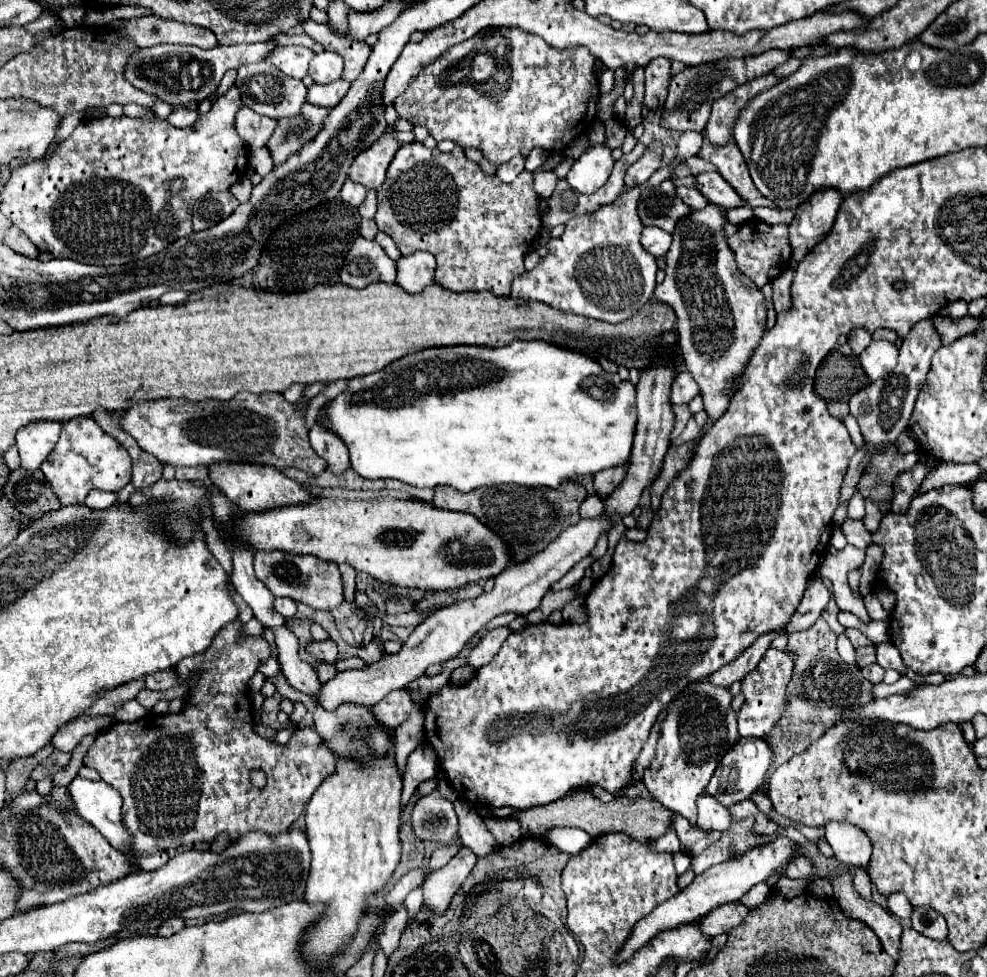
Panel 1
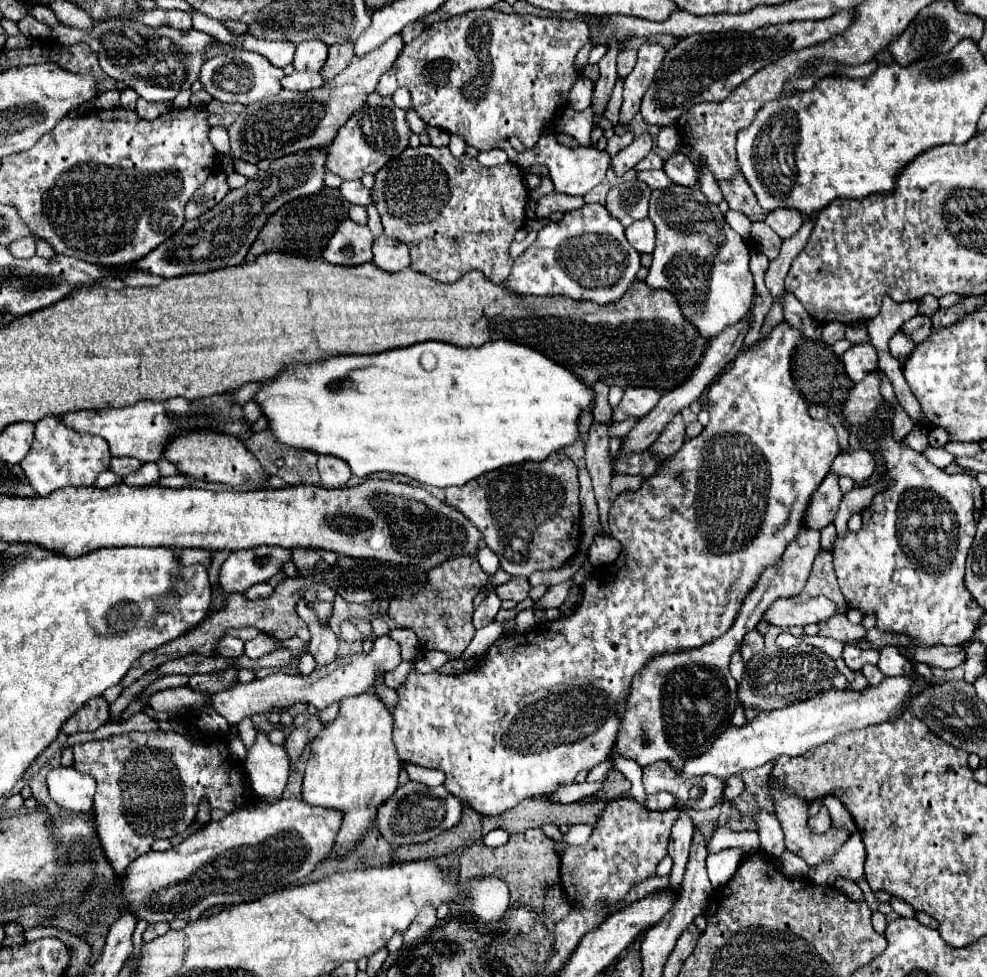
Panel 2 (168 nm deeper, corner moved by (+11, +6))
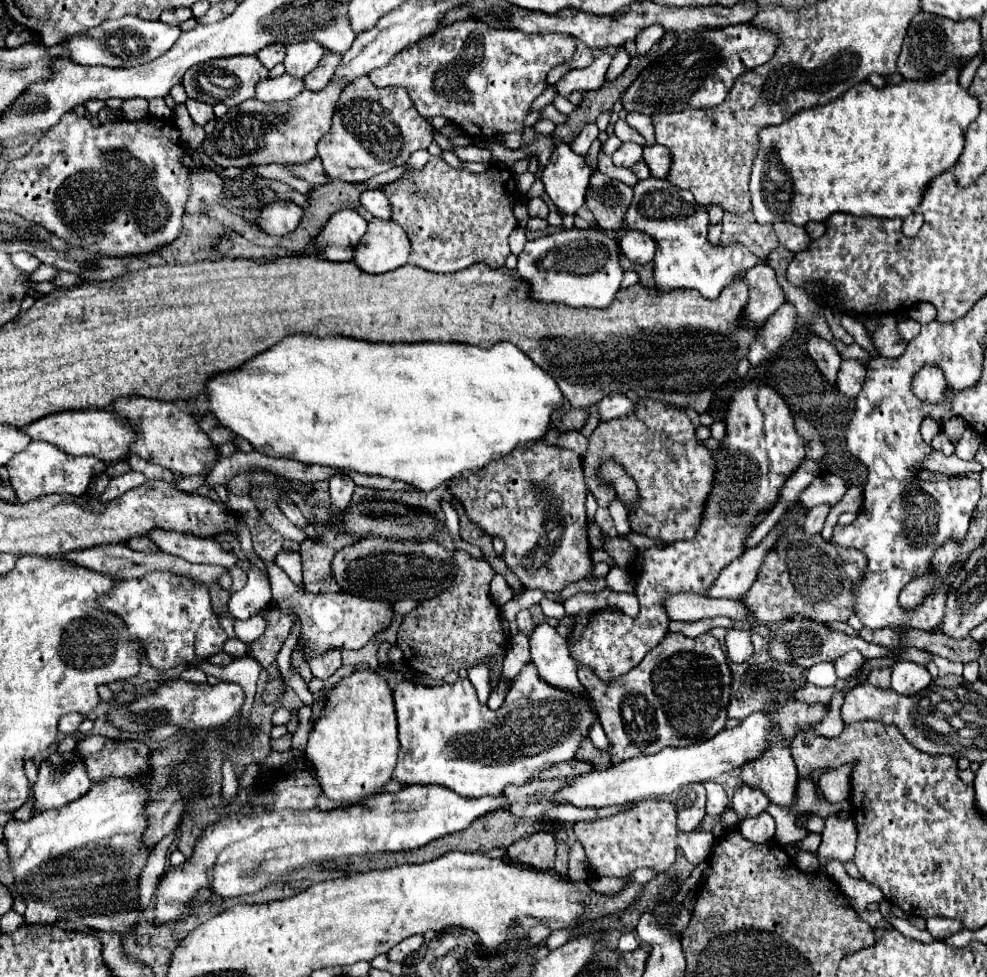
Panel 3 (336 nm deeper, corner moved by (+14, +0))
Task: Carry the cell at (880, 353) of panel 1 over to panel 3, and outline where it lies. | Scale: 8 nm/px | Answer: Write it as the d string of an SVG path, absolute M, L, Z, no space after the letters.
M842 360L842 366L838 370L836 386L842 394L856 398L866 378L866 366L860 360Z

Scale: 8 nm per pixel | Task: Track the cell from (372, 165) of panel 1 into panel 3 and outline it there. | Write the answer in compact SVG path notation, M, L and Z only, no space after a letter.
M368 76L356 78L340 96L330 132L318 144L318 156L332 180L364 182L404 164L412 152L428 148L432 126L422 118L404 88L376 88Z

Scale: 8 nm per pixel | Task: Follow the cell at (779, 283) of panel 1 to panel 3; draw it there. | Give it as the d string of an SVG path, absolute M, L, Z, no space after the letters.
M808 336L806 348L808 348L808 354L812 356L812 360L816 362L818 370L824 374L824 378L828 382L836 382L836 372L838 372L840 362L842 362L836 348L818 336Z

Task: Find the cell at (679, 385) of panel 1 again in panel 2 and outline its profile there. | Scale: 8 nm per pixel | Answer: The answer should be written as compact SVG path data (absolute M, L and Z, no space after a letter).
M627 388L625 396L613 410L613 422L621 422L629 416L647 416L659 402L663 392L655 388Z

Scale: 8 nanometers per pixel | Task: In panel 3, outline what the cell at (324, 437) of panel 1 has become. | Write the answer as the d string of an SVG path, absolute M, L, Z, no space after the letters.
M334 474L330 478L330 498L332 498L332 508L348 508L350 498L354 492L354 482L346 474Z

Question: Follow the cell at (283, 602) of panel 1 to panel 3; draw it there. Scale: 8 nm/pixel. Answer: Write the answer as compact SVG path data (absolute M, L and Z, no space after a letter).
M252 564L252 570L248 572L248 582L242 590L232 592L230 602L228 602L228 612L230 616L238 620L252 618L258 614L266 602L270 602L270 586L268 580L262 576L262 572Z

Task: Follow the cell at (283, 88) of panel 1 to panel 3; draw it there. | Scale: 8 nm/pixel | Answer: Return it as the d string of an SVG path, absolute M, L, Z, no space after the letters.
M230 56L224 60L210 60L210 64L198 64L196 68L188 68L188 72L182 78L182 86L186 88L188 98L206 104L222 102L228 108L232 108L242 104L244 100L254 98L256 84L264 78L268 78L268 70L260 64L256 56Z

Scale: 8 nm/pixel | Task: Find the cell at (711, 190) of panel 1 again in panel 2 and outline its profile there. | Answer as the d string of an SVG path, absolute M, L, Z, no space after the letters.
M675 152L665 160L663 172L681 186L695 186L699 182L697 178L697 168L695 164L683 154L683 152Z

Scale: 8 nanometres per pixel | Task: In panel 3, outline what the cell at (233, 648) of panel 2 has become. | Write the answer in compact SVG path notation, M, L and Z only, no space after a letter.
M168 572L160 574L152 574L152 576L144 576L144 580L120 580L112 592L108 592L106 596L102 596L100 600L102 608L116 612L118 616L122 616L122 620L128 626L128 632L132 638L138 638L142 642L142 648L146 652L146 660L156 666L156 668L174 668L182 662L188 664L196 664L200 660L208 660L210 656L222 652L226 638L226 632L220 628L216 614L212 612L208 594L204 592L204 588L192 584L188 578L178 578L178 576L168 576Z

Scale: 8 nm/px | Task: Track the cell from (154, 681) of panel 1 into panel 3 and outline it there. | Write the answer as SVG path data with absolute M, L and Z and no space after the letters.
M242 656L242 658L236 658L228 666L216 666L216 664L208 664L208 660L204 660L204 662L196 664L196 668L200 668L206 676L216 676L224 682L240 684L244 688L244 692L248 692L248 704L244 706L244 712L242 712L242 724L246 724L252 702L254 702L254 694L256 694L256 682L262 672L260 662L252 656Z

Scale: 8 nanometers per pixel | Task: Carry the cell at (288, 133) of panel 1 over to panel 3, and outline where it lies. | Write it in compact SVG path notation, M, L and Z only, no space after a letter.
M332 80L324 90L304 90L288 102L266 104L260 100L246 100L230 108L216 120L216 130L204 140L204 152L222 168L258 166L258 164L302 164L316 156L316 144L330 130L334 106L348 80Z

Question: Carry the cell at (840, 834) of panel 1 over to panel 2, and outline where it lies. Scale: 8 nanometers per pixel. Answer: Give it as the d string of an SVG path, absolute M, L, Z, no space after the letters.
M827 796L827 798L823 798L823 802L825 802L825 806L827 806L829 812L831 812L833 826L843 826L843 828L847 828L849 832L857 830L857 828L855 828L855 822L851 820L851 814L849 814L847 808L843 806L843 802L839 802L839 798Z

